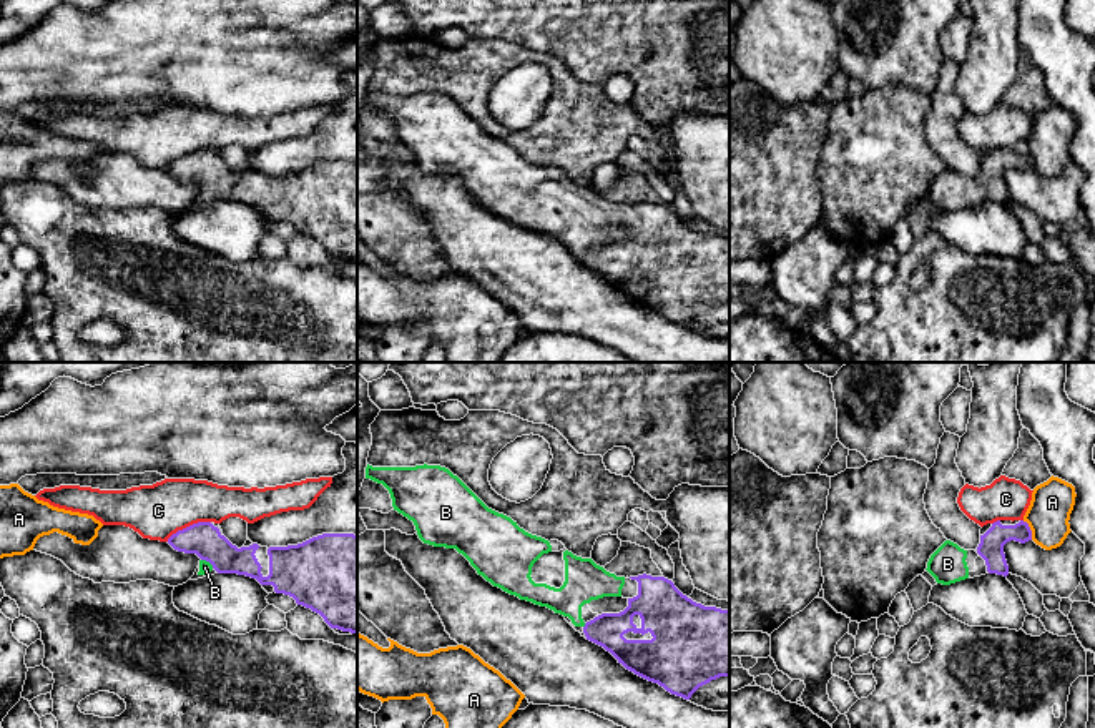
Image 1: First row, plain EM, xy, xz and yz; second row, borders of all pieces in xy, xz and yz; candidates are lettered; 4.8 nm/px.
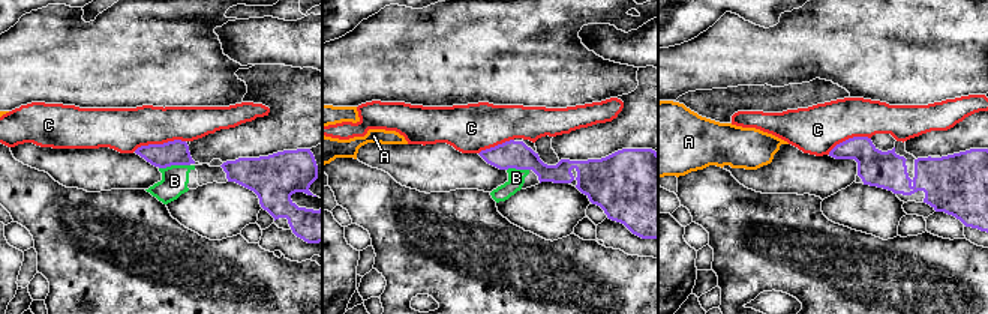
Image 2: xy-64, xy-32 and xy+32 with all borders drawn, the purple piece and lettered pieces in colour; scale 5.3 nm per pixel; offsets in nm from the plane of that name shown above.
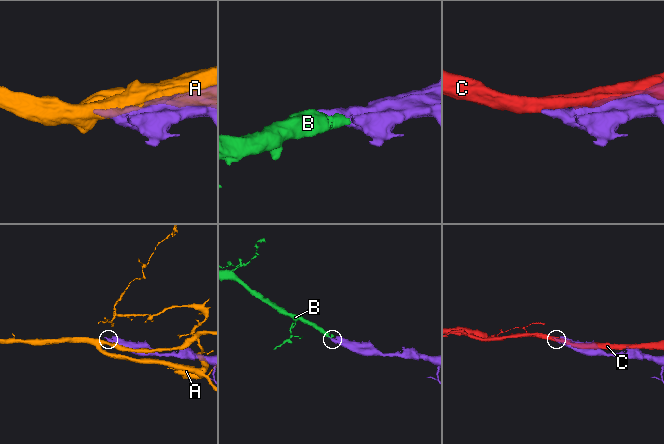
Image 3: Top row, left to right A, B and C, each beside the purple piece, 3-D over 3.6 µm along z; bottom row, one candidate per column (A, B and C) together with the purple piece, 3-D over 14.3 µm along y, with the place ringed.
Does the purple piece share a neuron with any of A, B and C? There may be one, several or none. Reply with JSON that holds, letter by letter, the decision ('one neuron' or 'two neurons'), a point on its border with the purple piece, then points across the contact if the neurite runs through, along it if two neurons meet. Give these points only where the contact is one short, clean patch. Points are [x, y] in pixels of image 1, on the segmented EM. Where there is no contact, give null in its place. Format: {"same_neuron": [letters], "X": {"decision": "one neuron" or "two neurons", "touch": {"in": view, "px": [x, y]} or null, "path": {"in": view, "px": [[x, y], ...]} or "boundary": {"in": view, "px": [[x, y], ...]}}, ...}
{"same_neuron": ["B"], "A": {"decision": "two neurons", "touch": {"in": "yz", "px": [1029, 529]}}, "B": {"decision": "one neuron", "touch": {"in": "xz", "px": [585, 625]}, "path": {"in": "xz", "px": [[607, 630], [594, 630], [585, 625], [575, 615], [585, 580]]}}, "C": {"decision": "two neurons", "touch": {"in": "xy", "px": [190, 526]}}}

